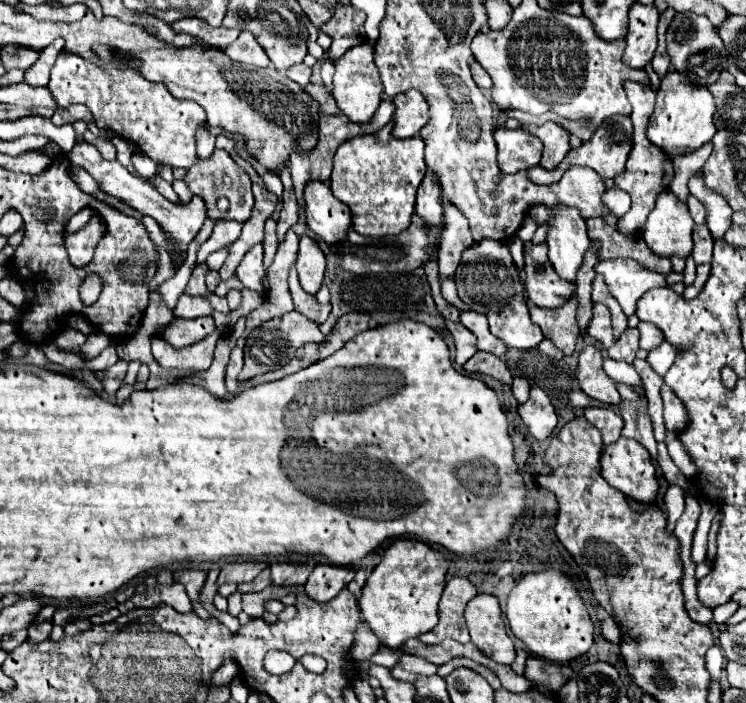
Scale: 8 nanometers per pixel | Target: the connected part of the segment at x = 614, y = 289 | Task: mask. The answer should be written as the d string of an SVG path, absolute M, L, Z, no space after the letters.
M632 258L602 260L596 266L596 272L604 276L608 290L618 300L626 316L636 312L636 302L644 296L644 292L656 286L666 286L666 276L644 268Z

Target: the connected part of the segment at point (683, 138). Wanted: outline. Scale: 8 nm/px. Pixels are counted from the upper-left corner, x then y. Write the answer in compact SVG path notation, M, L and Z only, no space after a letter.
M670 68L668 74L662 78L660 88L656 90L656 108L650 116L648 140L672 158L694 152L702 148L708 140L712 140L716 132L716 126L712 122L714 110L714 96L708 92L706 86L700 88L698 84L692 84L688 76L682 76L680 72Z

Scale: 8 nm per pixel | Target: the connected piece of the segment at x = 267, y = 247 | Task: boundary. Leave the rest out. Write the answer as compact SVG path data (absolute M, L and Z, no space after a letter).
M268 218L268 224L264 226L264 266L268 268L274 260L276 248L278 248L278 240L276 240L276 222L272 218Z

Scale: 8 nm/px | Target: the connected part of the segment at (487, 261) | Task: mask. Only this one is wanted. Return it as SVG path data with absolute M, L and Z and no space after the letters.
M482 240L480 244L468 248L456 272L456 286L458 286L458 296L474 312L480 312L488 318L490 332L496 338L500 338L508 348L532 350L544 340L542 330L530 320L524 286L518 280L518 270L512 262L506 242Z

